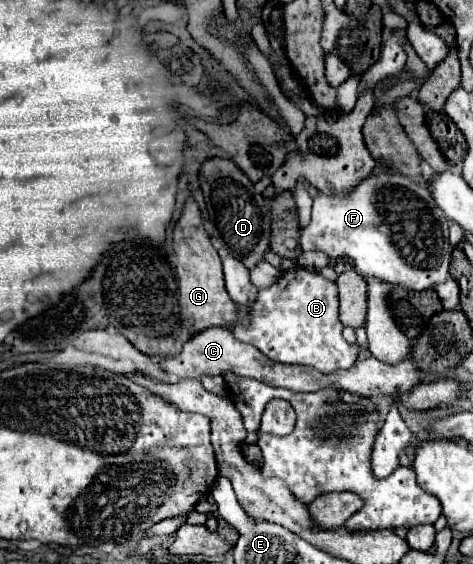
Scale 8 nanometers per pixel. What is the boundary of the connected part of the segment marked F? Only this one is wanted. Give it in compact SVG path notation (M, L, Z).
M380 167L372 171L366 179L362 179L356 187L352 187L348 193L326 195L318 191L316 203L312 207L310 225L300 235L300 249L322 251L330 257L330 261L338 257L348 257L352 259L354 269L364 279L376 277L394 285L408 287L412 291L430 289L450 277L448 265L452 247L448 243L448 219L444 217L442 209L438 209L426 187L420 187L410 177L398 171L390 173L382 171Z

